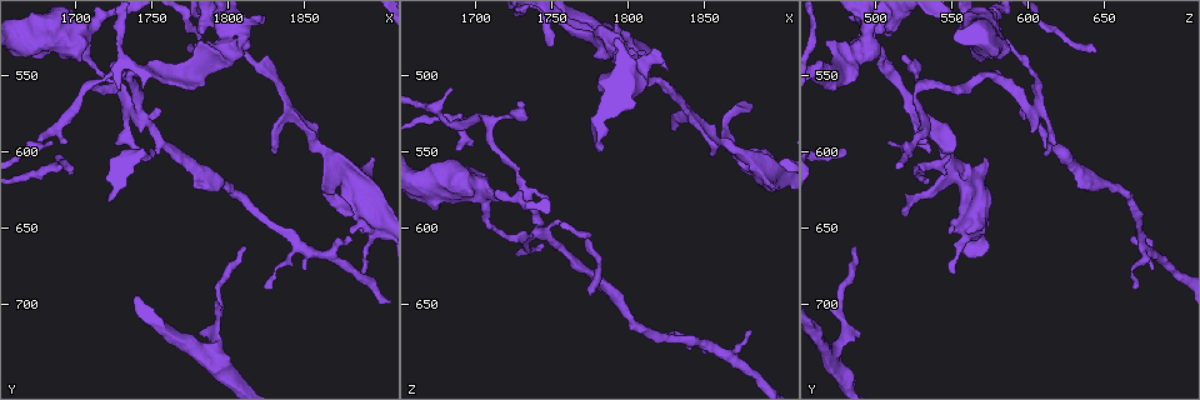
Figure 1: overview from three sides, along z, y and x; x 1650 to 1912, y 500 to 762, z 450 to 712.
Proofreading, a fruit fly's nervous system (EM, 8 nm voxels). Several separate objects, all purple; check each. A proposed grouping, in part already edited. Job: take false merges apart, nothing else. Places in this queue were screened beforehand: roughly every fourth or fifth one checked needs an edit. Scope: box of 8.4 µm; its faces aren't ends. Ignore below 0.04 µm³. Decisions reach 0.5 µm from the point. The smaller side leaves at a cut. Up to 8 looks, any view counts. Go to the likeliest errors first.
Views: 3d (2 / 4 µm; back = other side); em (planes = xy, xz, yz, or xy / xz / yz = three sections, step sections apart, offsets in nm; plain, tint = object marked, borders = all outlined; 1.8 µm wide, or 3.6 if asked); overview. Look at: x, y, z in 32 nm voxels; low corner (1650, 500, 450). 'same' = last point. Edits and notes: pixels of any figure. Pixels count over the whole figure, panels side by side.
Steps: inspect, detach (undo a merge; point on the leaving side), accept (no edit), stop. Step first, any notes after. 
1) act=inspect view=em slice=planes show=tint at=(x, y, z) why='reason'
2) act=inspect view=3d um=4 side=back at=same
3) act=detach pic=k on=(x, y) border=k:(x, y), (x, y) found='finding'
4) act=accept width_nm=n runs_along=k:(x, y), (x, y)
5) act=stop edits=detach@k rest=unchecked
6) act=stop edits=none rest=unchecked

act=inspect view=em slice=planes show=tint at=(1736, 572, 604) why='three-way junction'

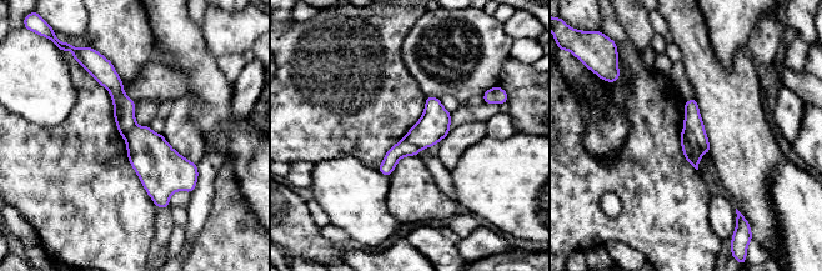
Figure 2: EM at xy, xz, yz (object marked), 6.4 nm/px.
act=detach pic=2 on=(691, 149) border=2:(685, 126), (702, 151) found='a second neuron is stuck on'

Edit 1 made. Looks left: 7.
act=inspect view=overview

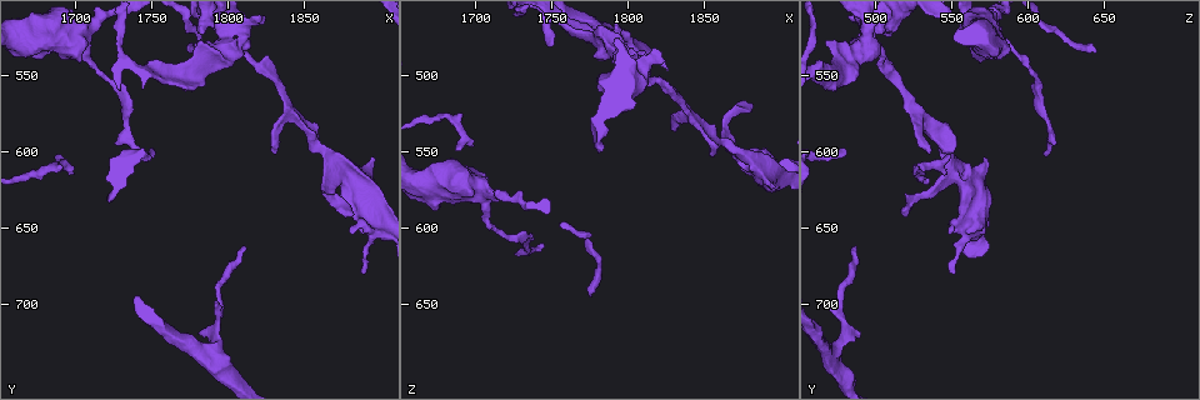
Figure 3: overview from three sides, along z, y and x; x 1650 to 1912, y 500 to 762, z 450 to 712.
act=inspect view=3d um=4 at=(1808, 528, 498) why='sudden change in width'

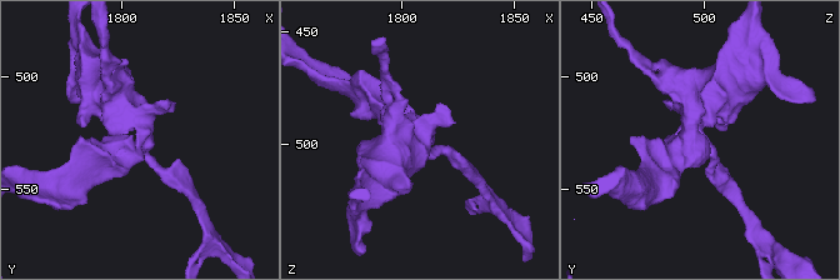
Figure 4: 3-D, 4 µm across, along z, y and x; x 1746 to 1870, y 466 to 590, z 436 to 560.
act=inspect view=em slice=yz step=8 show=tint at=(1809, 527, 498) why='need the tissue'

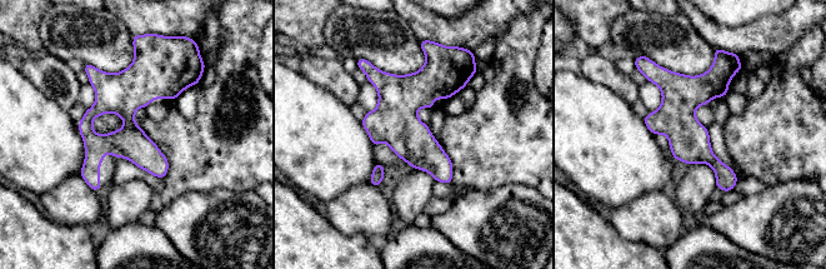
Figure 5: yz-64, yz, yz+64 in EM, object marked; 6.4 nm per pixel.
act=accept runs_along=5:(145, 60), (128, 128), (93, 159), (95, 187) found='all the same neuron'

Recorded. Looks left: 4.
act=inspect view=em slice=xz step=16 show=tint at=(1788, 732, 472) why='thick turns thin'

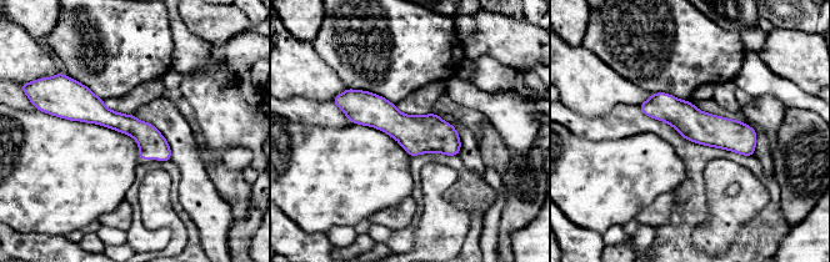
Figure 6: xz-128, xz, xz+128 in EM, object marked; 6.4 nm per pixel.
act=inspect view=em slice=planes show=borders at=same why='another direction'

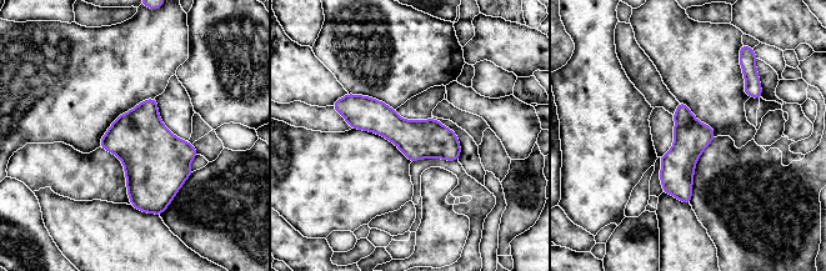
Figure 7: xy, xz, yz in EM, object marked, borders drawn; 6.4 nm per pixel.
act=accept width_nm=220 found='continuous, no second neuron'

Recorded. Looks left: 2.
act=stop edits=detach@2 rest=unchecked

